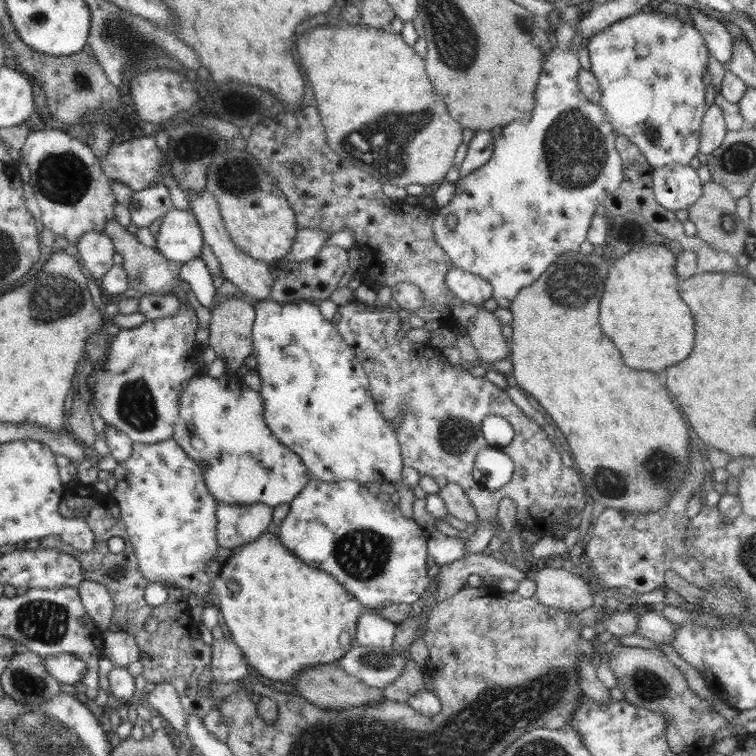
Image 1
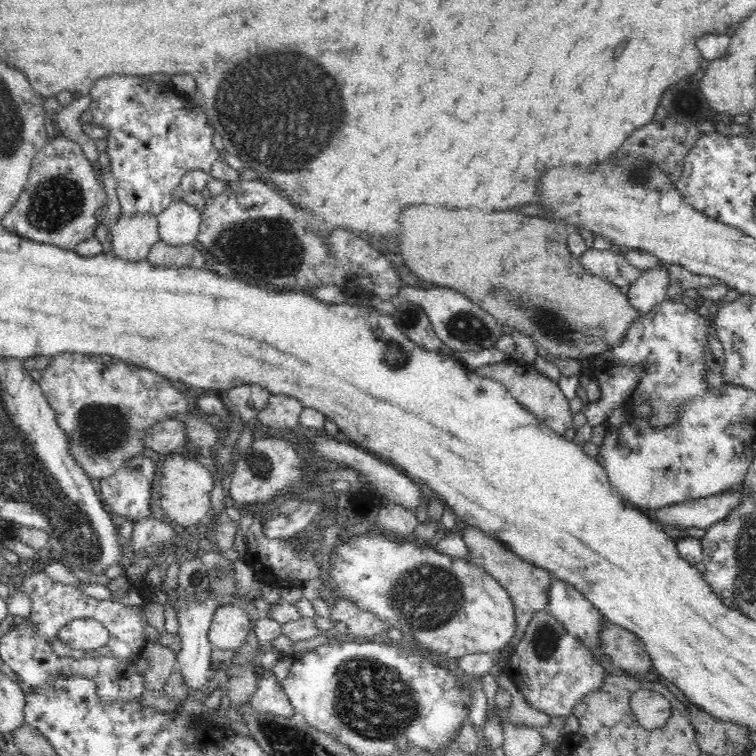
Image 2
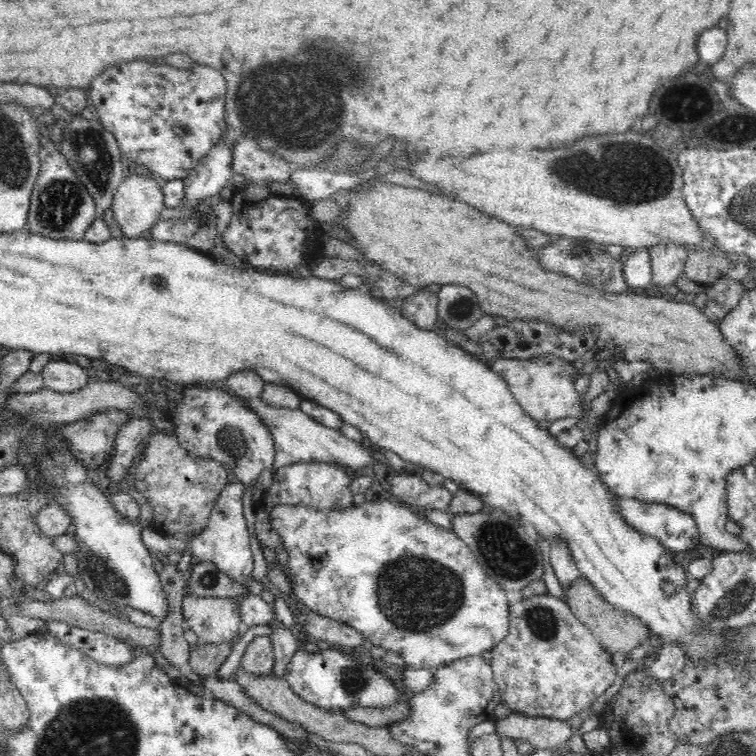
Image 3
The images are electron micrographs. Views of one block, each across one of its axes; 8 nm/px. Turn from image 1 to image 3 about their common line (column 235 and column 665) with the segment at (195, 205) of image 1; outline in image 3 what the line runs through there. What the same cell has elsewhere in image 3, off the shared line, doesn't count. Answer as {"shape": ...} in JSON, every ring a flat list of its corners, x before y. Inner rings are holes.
{"shape":[[674,243,651,246,649,248,652,261,651,286,658,288,675,284,676,279,684,273,689,253,684,245,674,245]]}

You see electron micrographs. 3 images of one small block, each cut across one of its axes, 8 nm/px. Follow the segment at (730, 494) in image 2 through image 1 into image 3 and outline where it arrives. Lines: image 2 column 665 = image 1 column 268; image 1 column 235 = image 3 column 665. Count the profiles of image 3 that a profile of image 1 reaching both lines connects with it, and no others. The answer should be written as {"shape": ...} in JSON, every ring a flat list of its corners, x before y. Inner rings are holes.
{"shape":[[616,496,617,509,620,516,631,526,634,531,642,535,652,536,658,540,669,552,690,551,697,548,699,543,699,531,695,520,682,510,664,503,651,503,639,501,634,498]]}

